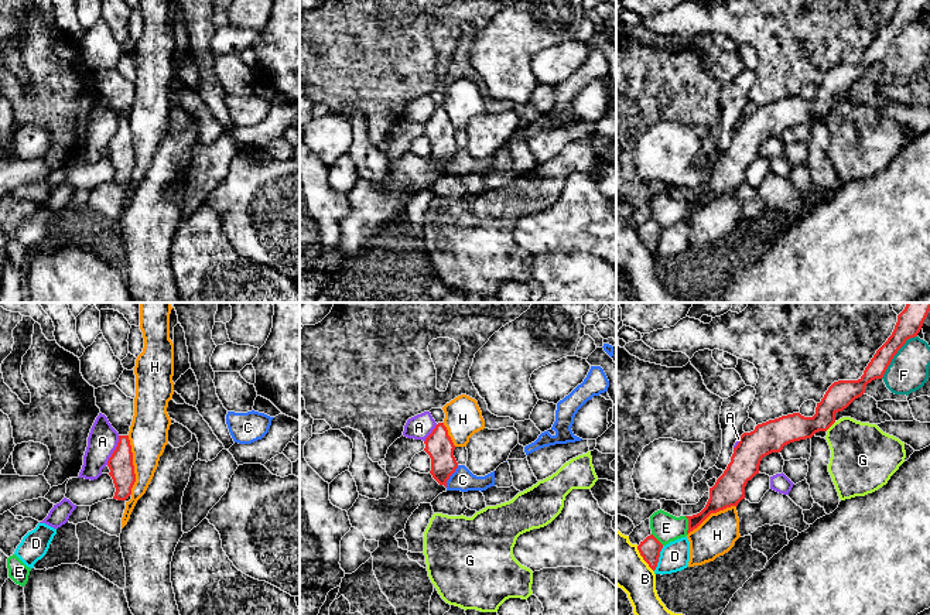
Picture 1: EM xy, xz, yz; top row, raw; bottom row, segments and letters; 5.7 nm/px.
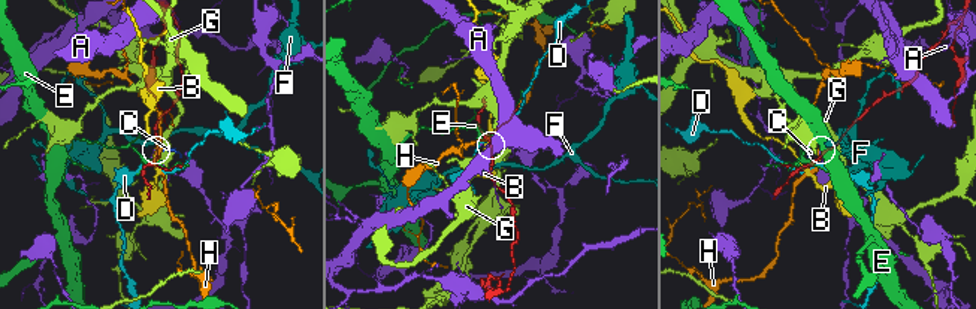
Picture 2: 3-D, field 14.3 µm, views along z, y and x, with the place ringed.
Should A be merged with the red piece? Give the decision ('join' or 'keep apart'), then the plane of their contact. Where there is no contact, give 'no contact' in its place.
keep apart | xy

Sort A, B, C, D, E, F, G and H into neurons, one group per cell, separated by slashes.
A / B / C / D / E / F / G / H

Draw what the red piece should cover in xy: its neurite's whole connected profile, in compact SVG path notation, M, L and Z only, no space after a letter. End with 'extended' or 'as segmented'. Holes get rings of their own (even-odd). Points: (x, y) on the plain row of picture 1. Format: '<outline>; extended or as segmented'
M119 119L117 130L109 141L107 150L116 171L113 182L126 184L131 178L131 171L136 165L129 119Z; as segmented

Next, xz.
M438 106L432 116L424 124L424 134L431 141L432 161L447 171L447 164L458 151L458 146L454 140L455 129L448 119L448 113L444 106Z; as segmented

